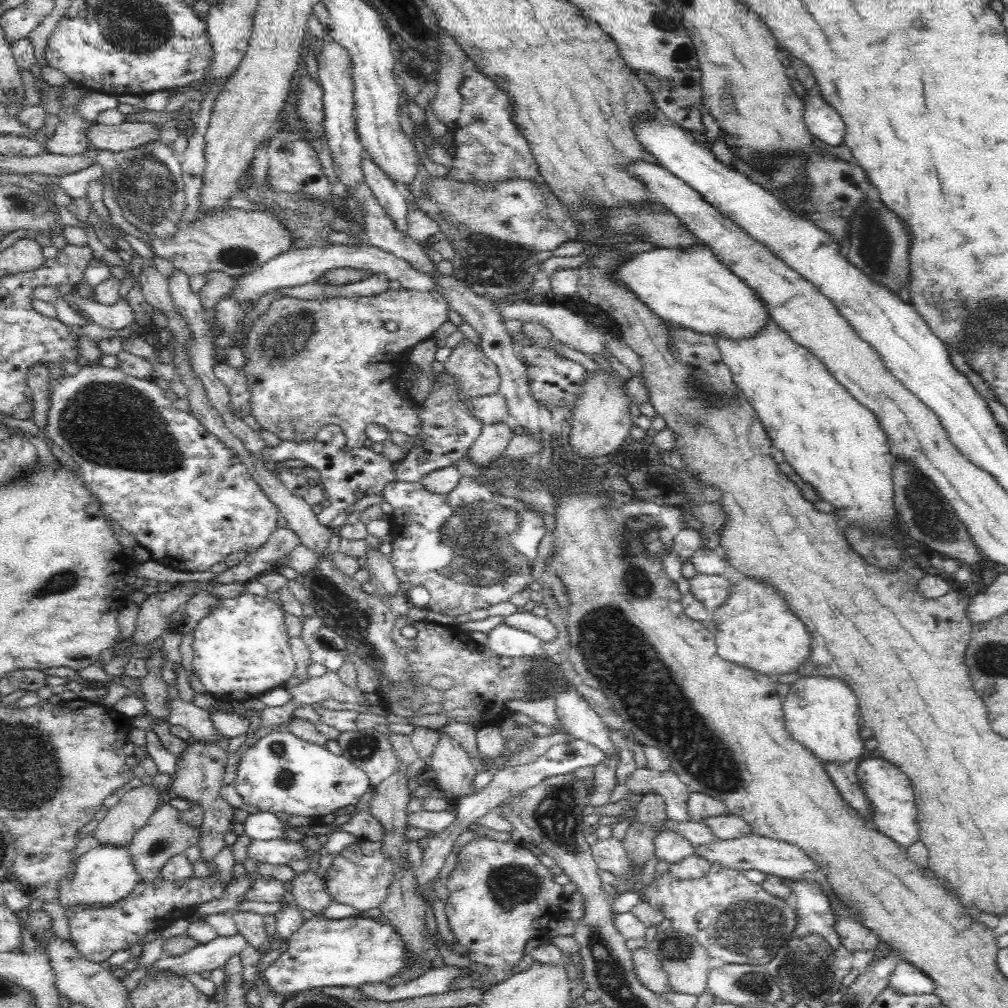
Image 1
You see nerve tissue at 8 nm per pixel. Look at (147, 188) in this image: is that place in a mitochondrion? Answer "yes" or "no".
yes

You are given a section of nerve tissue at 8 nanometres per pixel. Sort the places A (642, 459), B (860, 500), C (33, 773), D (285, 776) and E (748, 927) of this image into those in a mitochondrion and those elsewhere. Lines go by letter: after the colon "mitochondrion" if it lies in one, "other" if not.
A: other
B: other
C: mitochondrion
D: mitochondrion
E: mitochondrion

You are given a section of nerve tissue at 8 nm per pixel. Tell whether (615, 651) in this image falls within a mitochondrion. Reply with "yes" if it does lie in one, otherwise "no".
yes

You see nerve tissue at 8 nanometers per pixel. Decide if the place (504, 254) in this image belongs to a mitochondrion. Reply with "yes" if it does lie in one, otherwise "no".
yes

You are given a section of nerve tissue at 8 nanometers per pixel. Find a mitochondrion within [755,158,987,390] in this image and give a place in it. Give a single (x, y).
(875, 242)

